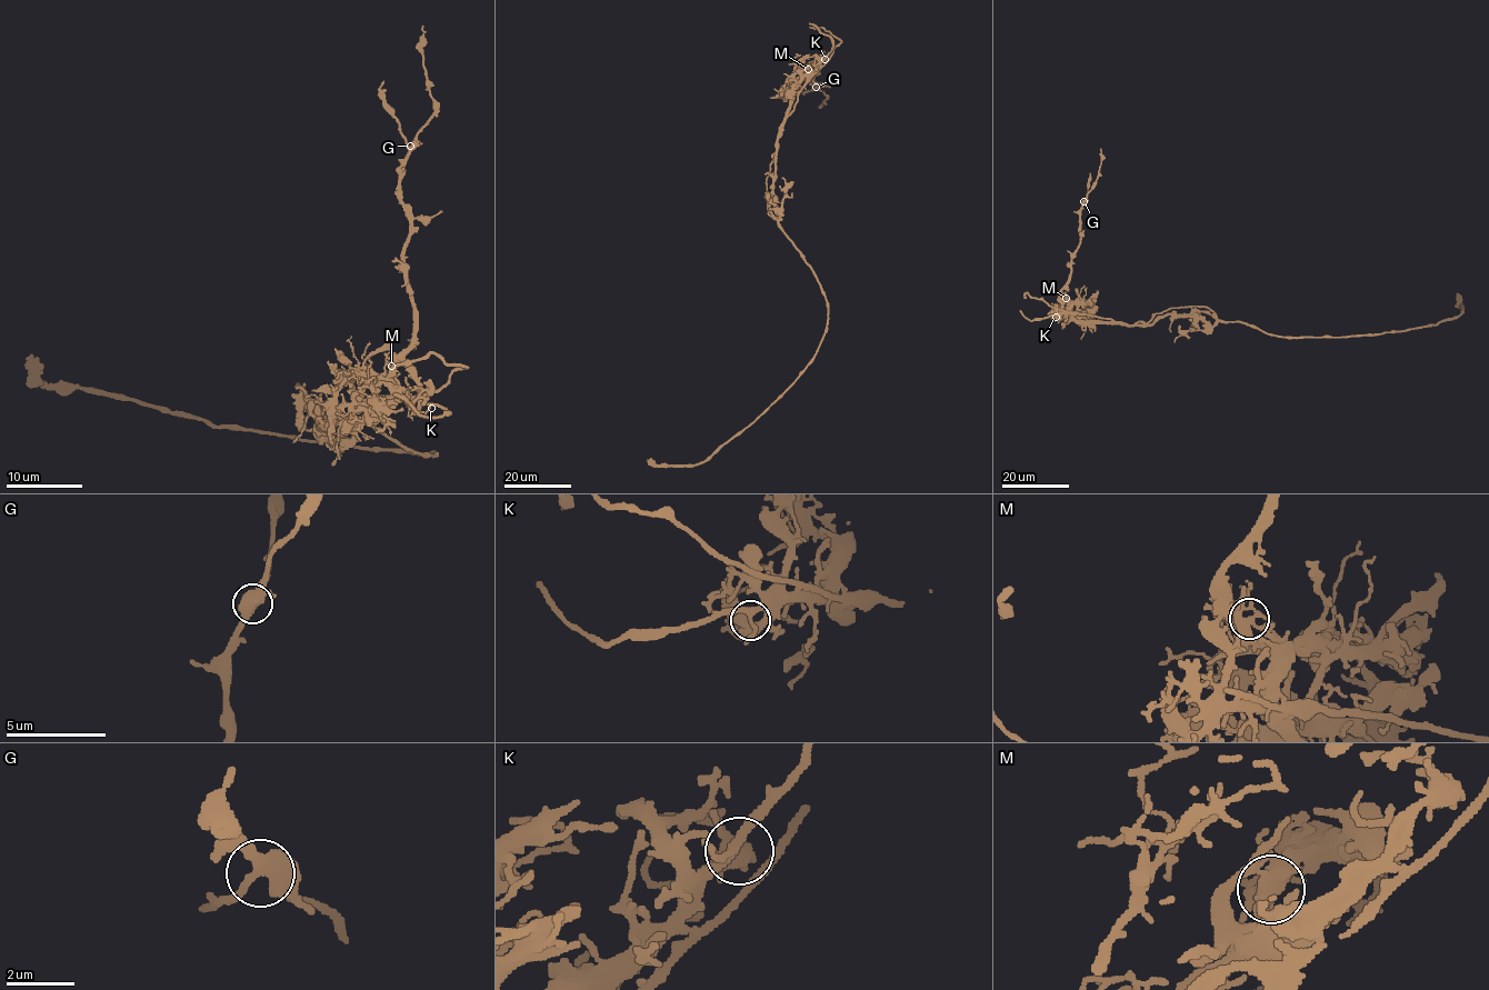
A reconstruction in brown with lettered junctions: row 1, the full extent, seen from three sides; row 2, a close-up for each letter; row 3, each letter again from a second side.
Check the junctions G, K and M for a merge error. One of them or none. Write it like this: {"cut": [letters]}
{"cut": ["M"]}

